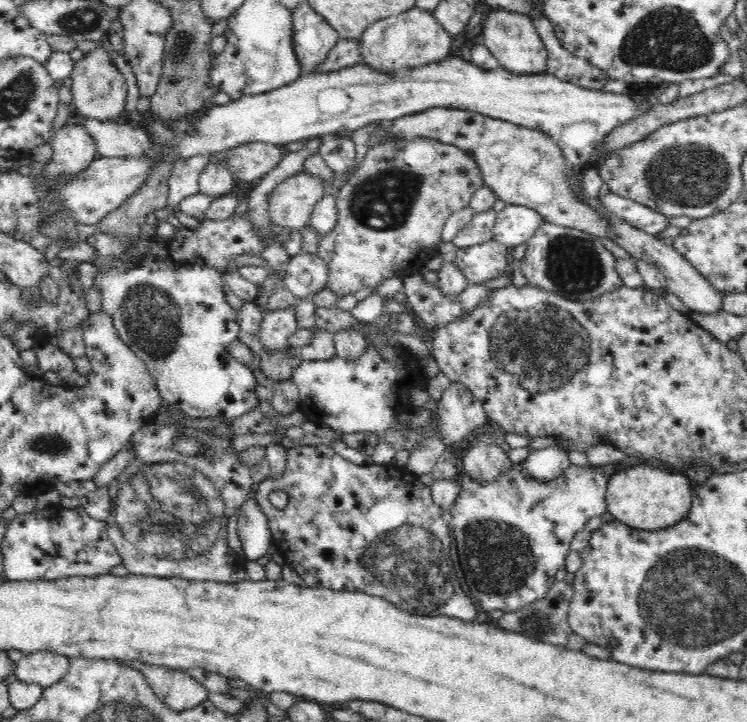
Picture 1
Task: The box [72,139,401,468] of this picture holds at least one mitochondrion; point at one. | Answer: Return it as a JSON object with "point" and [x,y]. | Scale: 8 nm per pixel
{"point":[151,317]}

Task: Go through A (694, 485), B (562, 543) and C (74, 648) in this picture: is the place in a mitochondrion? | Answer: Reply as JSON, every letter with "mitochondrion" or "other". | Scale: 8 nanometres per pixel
{"A":"other","B":"other","C":"other"}

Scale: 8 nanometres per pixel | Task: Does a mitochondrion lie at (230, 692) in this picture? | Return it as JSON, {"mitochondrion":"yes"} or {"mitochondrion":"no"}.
{"mitochondrion":"no"}

